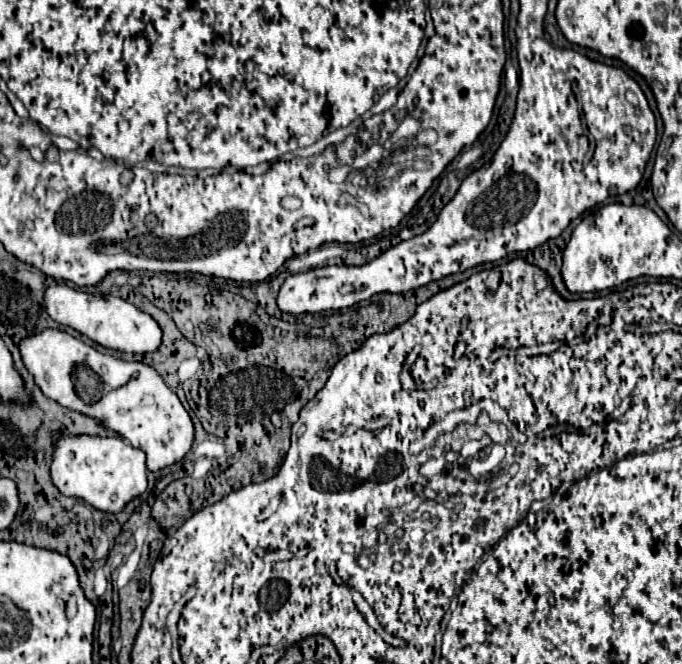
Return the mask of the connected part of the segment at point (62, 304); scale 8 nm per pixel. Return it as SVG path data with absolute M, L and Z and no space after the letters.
M53 284L45 290L45 310L47 314L63 324L69 326L83 336L91 338L93 342L127 352L127 354L147 354L155 352L161 344L161 328L159 324L139 308L135 308L131 302L125 302L117 296L101 296L101 294L87 294L75 288L69 288L67 284Z

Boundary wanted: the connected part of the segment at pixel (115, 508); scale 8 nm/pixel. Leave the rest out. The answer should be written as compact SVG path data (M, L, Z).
M75 436L61 438L55 444L51 480L61 494L81 498L101 512L121 512L127 502L147 490L145 452L133 448L123 438L101 436Z

